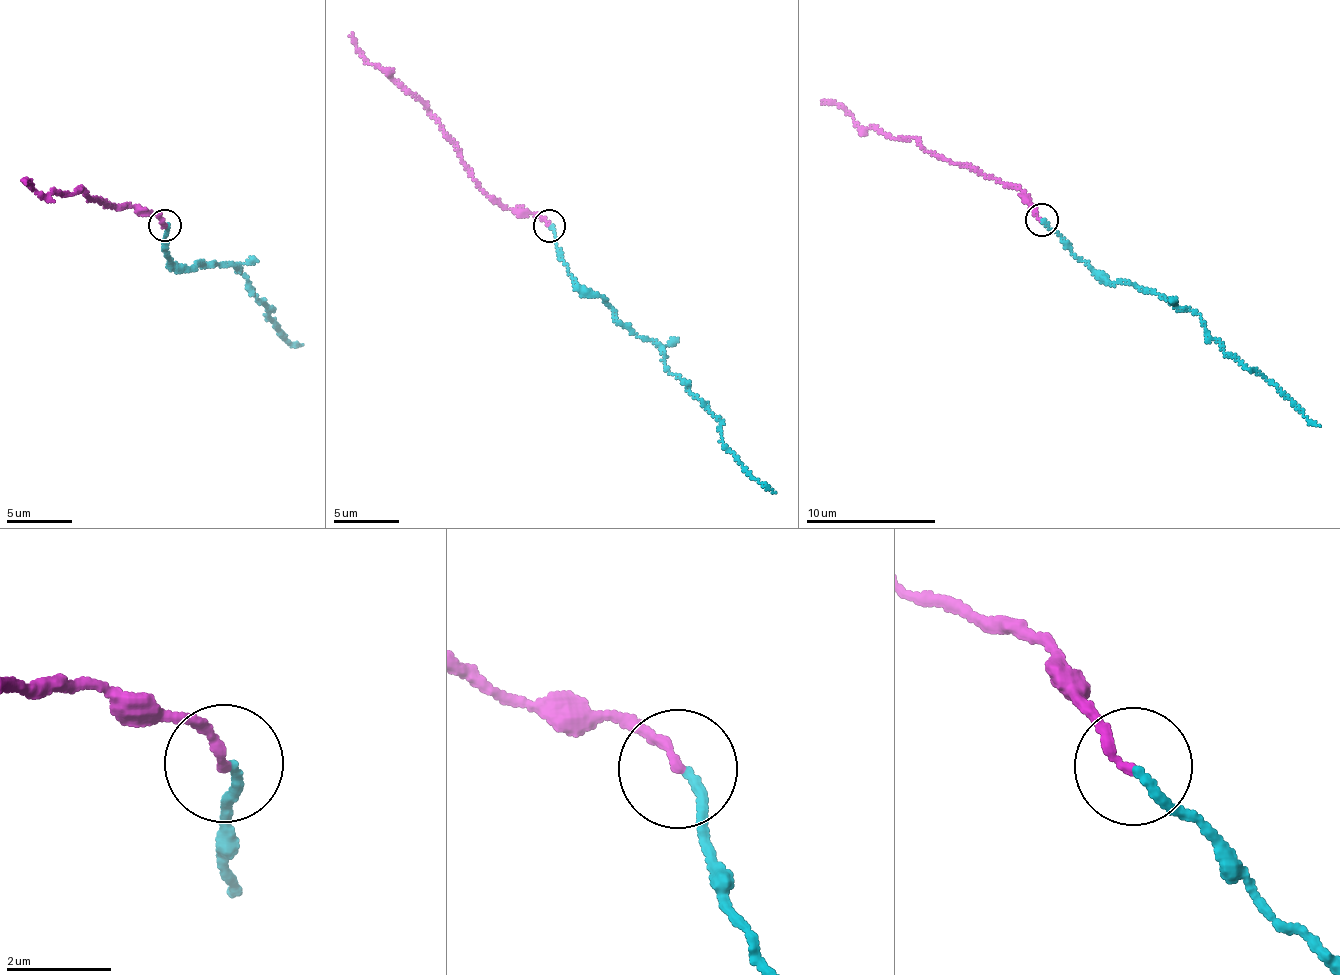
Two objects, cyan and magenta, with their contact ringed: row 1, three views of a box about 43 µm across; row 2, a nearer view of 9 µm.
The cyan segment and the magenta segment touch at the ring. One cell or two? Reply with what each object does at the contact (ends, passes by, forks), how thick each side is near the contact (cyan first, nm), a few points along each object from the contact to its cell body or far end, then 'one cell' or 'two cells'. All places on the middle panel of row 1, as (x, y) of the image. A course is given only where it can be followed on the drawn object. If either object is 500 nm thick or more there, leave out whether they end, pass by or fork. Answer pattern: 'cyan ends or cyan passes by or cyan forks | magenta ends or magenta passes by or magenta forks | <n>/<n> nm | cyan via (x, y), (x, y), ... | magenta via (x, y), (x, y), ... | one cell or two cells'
cyan ends | magenta ends | 160/190 nm | cyan via (549, 225), (568, 274), (656, 346), (664, 367), (720, 424), (723, 445), (775, 492) | magenta via (549, 225), (534, 213), (503, 209), (484, 190), (461, 159), (454, 140), (428, 108), (360, 53), (352, 33) | one cell

